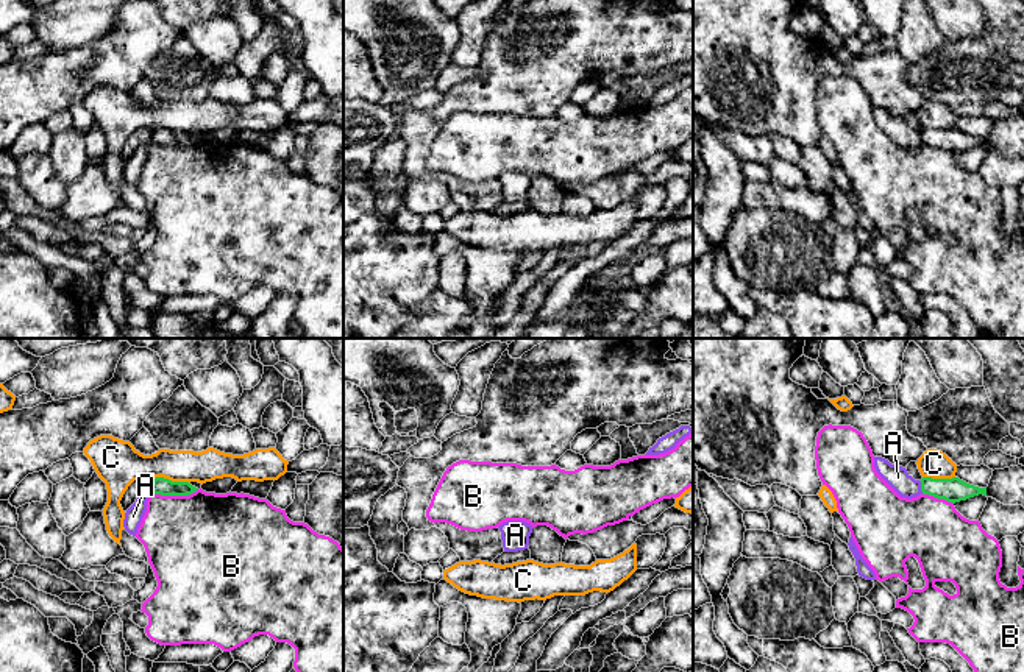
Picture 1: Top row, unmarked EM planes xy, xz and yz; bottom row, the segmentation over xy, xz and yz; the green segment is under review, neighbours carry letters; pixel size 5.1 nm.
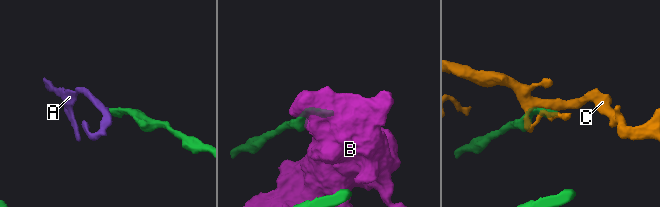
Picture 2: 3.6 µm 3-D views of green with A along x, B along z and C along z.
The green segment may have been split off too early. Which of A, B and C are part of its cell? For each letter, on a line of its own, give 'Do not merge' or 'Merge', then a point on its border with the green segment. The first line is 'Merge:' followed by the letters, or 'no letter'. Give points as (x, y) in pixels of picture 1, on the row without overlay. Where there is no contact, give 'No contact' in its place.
Merge: no letter
A: Do not merge. Touches green at yz (921, 139)
B: Do not merge. Touches green at xy (175, 145)
C: Do not merge. Touches green at xy (170, 131)

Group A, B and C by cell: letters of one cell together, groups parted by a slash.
A / B / C

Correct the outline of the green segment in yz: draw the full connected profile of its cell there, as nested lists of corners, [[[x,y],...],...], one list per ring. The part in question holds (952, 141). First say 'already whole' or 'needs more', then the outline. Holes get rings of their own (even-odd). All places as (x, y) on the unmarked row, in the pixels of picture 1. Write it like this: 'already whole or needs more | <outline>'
already whole | [[[923,128],[921,142],[923,145],[929,145],[937,150],[944,150],[952,154],[966,151],[979,145],[987,147],[987,139],[969,136],[960,131],[958,128],[952,128],[952,129]]]

